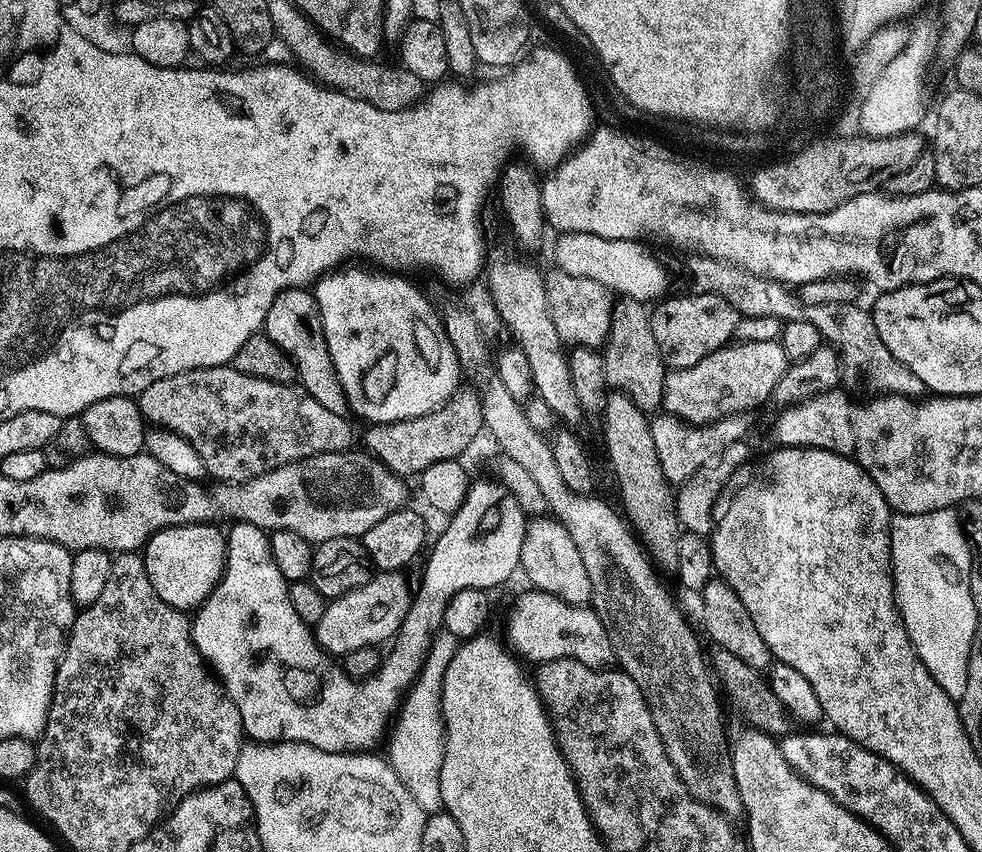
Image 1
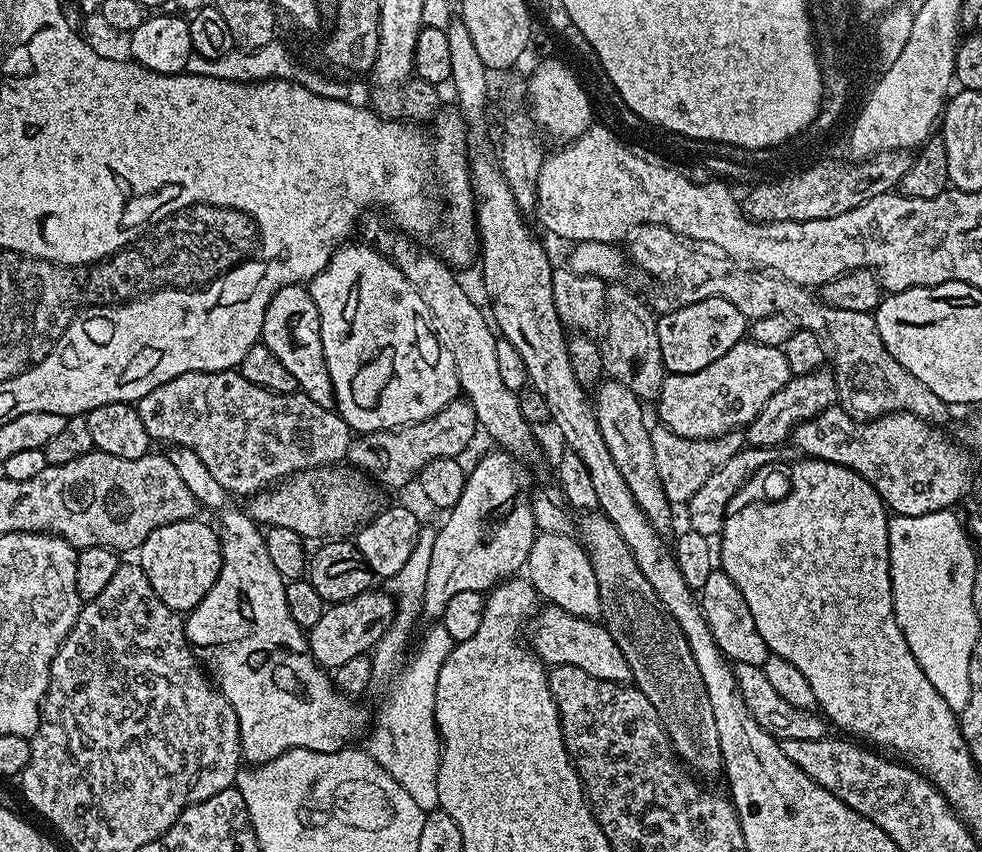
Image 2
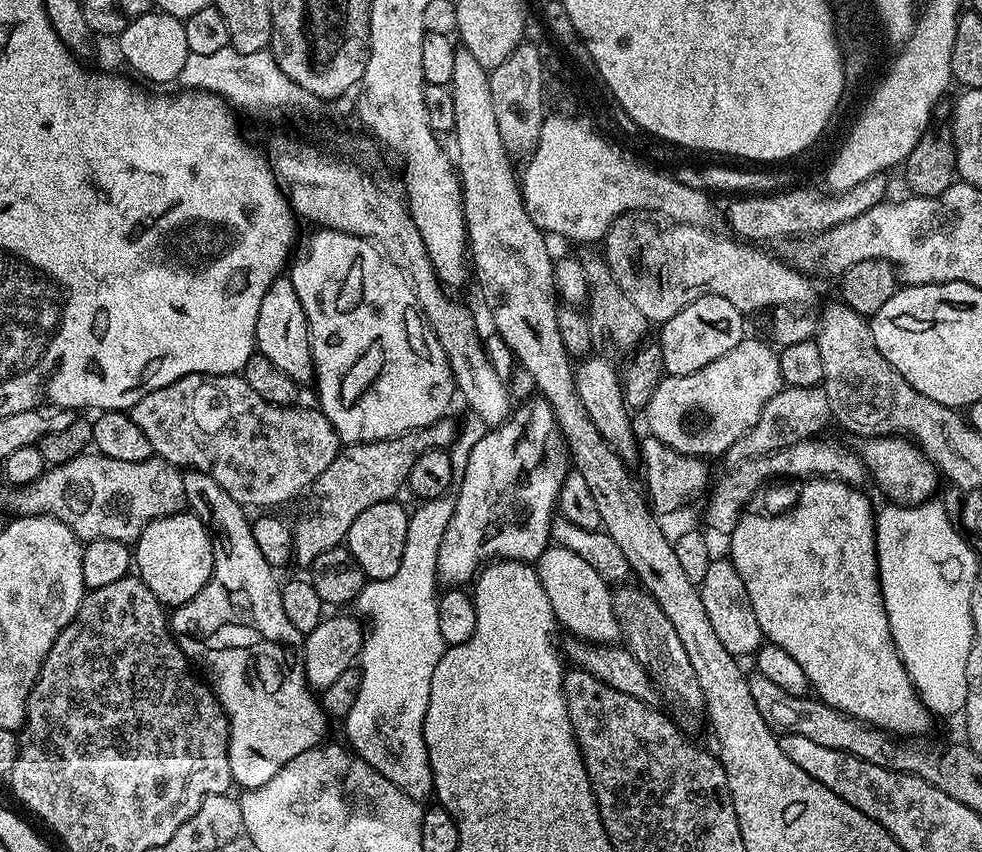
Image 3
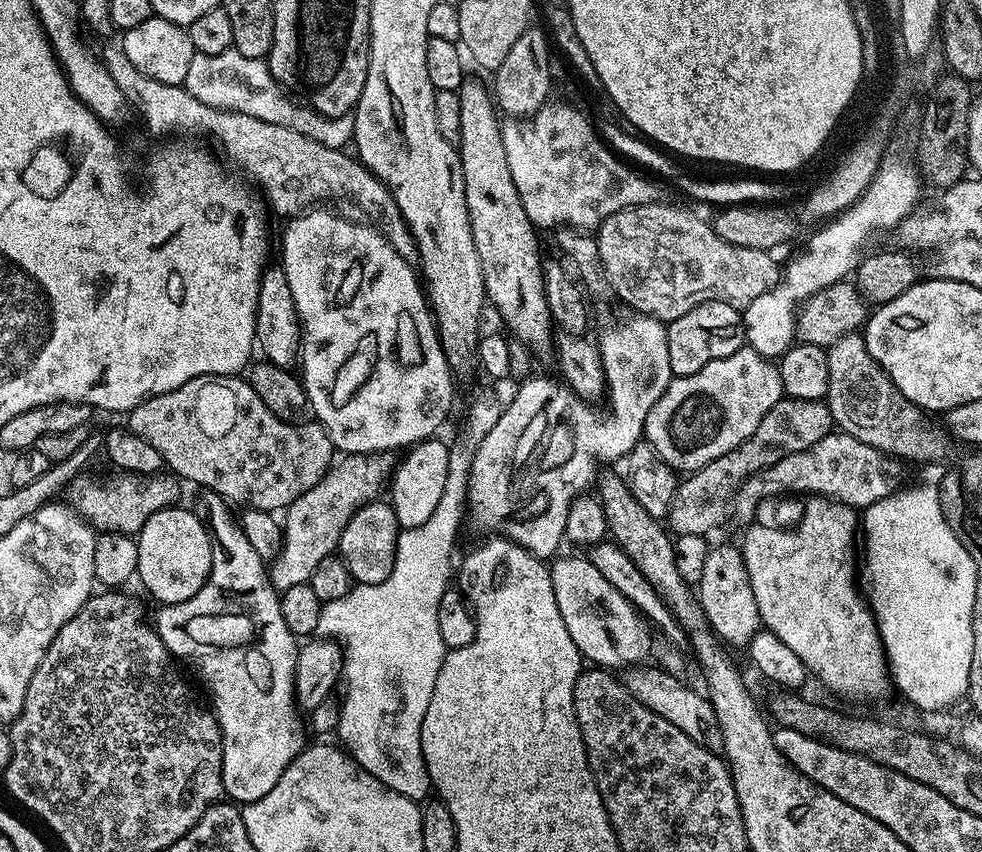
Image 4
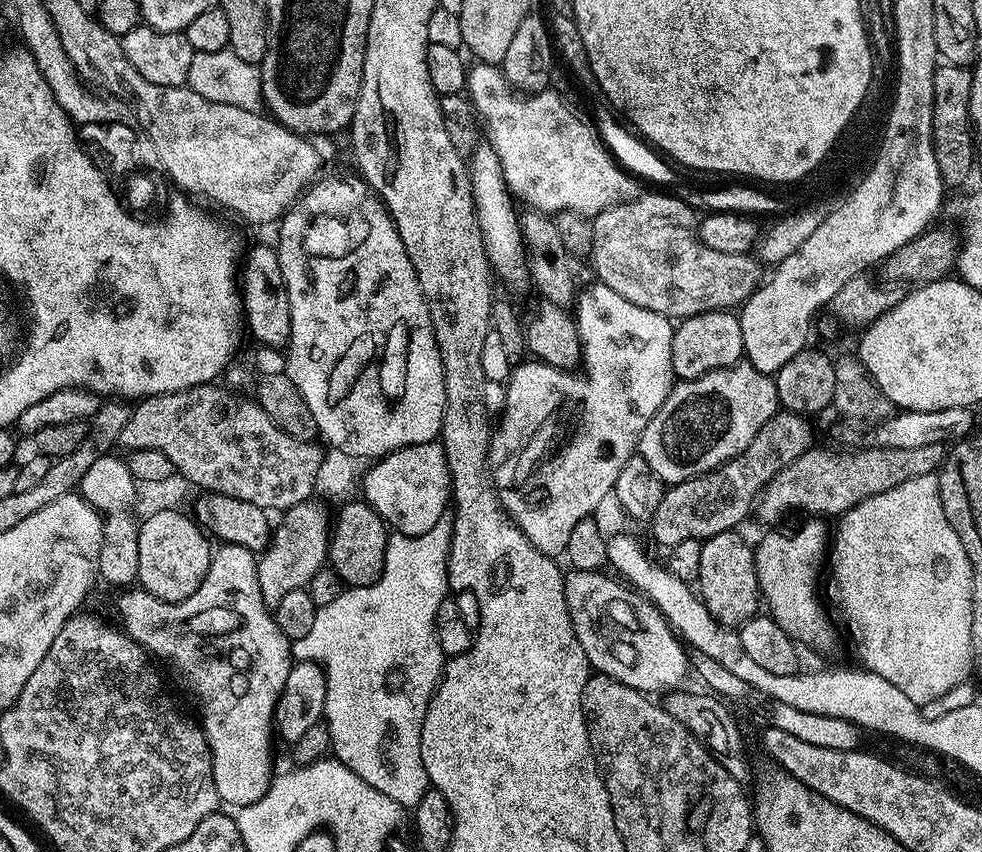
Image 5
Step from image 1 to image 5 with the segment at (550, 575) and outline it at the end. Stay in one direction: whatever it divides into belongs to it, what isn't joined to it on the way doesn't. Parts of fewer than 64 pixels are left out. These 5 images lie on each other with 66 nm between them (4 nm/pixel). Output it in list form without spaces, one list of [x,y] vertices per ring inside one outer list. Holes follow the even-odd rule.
[[[569,571],[564,578],[564,598],[570,622],[582,650],[586,650],[589,665],[599,675],[622,682],[634,690],[645,694],[661,692],[667,694],[685,687],[684,679],[690,676],[690,656],[681,639],[673,632],[663,614],[637,591],[625,586],[611,575],[604,576],[603,571],[578,572]]]

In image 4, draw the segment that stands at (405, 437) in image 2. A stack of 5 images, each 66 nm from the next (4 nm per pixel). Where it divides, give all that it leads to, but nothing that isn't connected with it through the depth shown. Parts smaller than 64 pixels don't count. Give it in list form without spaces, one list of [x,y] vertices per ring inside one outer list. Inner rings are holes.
[[[390,452],[341,455],[317,484],[310,486],[310,490],[306,490],[306,494],[294,498],[294,502],[283,509],[284,537],[282,538],[282,546],[268,568],[268,579],[271,580],[272,587],[276,589],[277,593],[290,590],[290,586],[295,584],[307,584],[308,579],[314,574],[315,568],[318,567],[318,562],[322,562],[322,558],[333,555],[339,549],[340,535],[346,526],[346,522],[350,522],[352,515],[363,504],[375,501],[379,497],[376,495],[383,488],[385,491],[386,485],[391,481],[392,474],[396,470],[397,463],[397,457]]]

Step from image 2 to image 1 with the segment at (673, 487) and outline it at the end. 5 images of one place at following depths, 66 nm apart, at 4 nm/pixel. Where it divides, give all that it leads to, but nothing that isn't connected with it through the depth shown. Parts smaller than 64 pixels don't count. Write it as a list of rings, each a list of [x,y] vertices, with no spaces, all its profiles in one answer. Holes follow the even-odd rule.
[[[739,412],[712,420],[709,424],[689,424],[677,416],[653,415],[650,423],[654,434],[654,450],[658,450],[658,462],[662,462],[662,474],[666,474],[668,483],[673,486],[686,483],[702,466],[706,466],[706,462],[722,454],[722,450],[741,443],[752,428],[752,418],[752,412]]]

